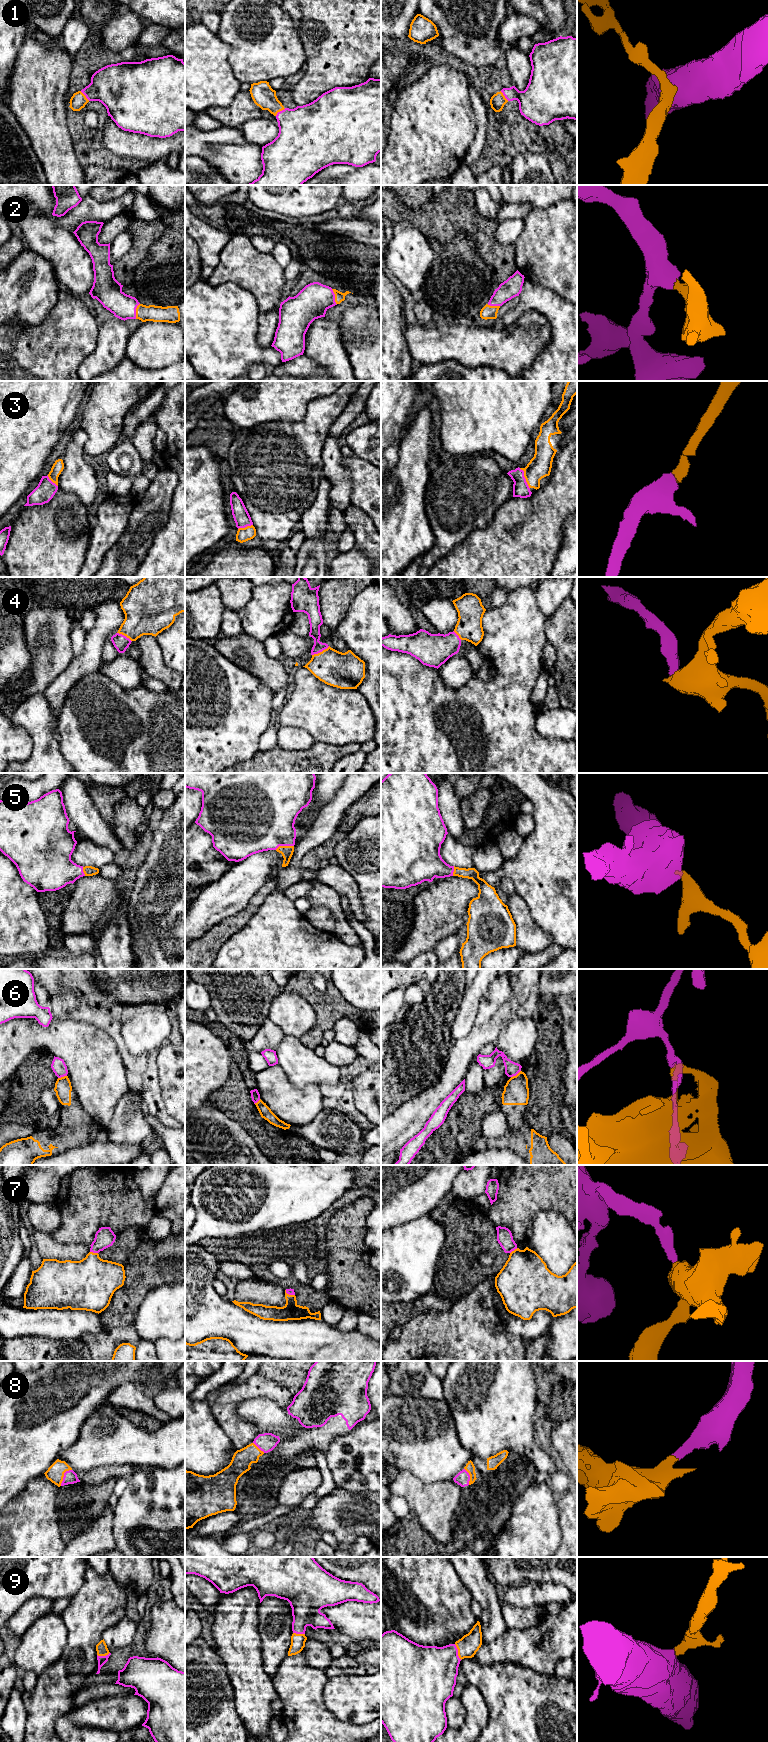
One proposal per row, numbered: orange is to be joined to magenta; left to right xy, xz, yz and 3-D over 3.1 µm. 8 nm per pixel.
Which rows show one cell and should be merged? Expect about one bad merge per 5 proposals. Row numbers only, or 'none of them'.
1, 2, 3, 4, 5, 7, 8, 9

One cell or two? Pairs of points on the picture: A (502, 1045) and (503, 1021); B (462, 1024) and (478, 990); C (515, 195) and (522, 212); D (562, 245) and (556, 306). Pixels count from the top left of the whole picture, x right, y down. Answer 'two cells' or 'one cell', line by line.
A: two cells
B: one cell
C: two cells
D: two cells

